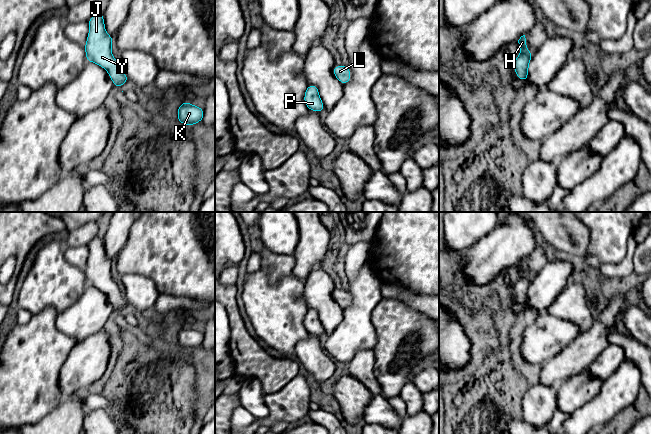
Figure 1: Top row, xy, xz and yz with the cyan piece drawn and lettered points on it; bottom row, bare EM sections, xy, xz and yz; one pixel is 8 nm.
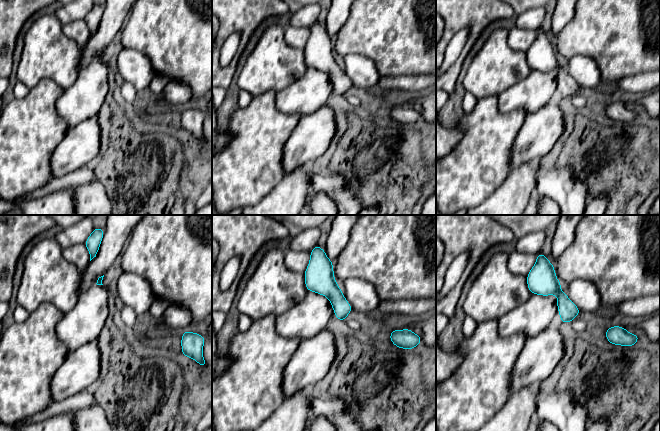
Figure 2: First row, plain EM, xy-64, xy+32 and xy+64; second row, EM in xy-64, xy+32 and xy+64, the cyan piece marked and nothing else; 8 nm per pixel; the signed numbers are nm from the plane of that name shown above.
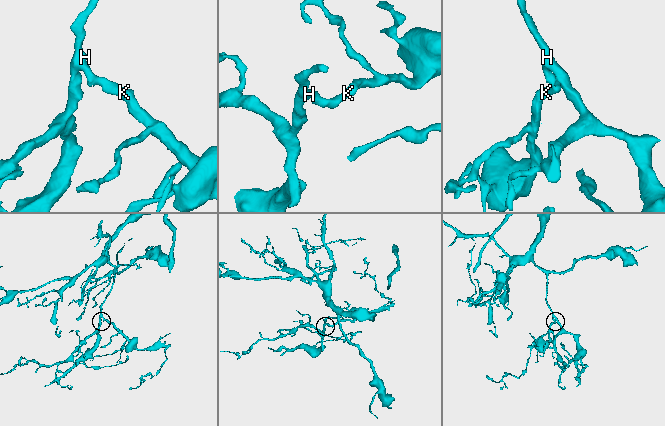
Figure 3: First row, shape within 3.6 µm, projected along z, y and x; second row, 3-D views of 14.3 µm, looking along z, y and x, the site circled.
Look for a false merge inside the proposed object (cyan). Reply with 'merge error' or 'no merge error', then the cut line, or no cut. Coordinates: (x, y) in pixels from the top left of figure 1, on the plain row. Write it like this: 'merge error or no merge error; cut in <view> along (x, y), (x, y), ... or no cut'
no merge error; no cut

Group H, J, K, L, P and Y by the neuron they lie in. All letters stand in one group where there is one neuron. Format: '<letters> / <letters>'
H J K L P Y

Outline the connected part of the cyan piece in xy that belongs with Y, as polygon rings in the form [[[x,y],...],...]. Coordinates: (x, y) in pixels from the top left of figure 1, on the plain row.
[[[97,235],[88,244],[88,248],[89,257],[84,270],[86,284],[104,292],[113,305],[114,311],[120,312],[129,303],[122,289],[112,279],[113,262],[105,254],[104,239]]]

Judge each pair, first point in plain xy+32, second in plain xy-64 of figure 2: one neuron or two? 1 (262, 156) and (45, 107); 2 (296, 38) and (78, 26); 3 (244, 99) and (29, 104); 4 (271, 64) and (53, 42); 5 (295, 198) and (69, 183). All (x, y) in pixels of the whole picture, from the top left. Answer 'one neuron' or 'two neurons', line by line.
1: one neuron
2: one neuron
3: two neurons
4: one neuron
5: two neurons

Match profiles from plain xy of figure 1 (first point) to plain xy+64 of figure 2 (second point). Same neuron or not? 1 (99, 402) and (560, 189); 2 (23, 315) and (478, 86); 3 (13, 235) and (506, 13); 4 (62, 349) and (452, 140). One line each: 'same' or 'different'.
1: same
2: different
3: same
4: different

